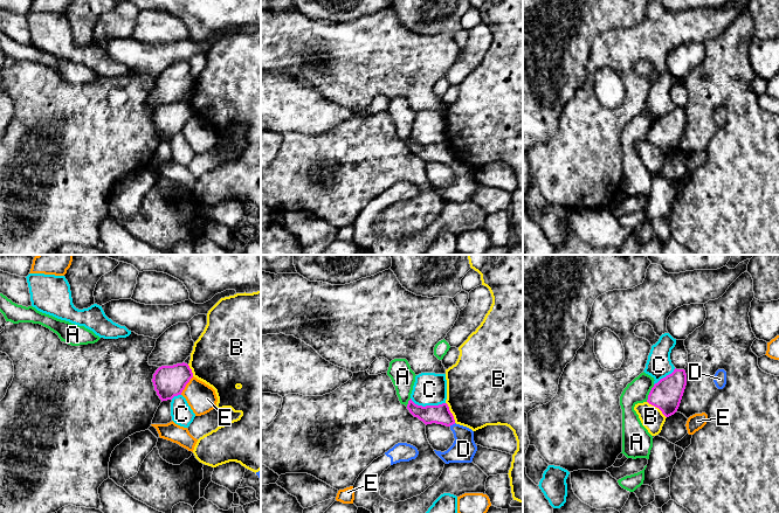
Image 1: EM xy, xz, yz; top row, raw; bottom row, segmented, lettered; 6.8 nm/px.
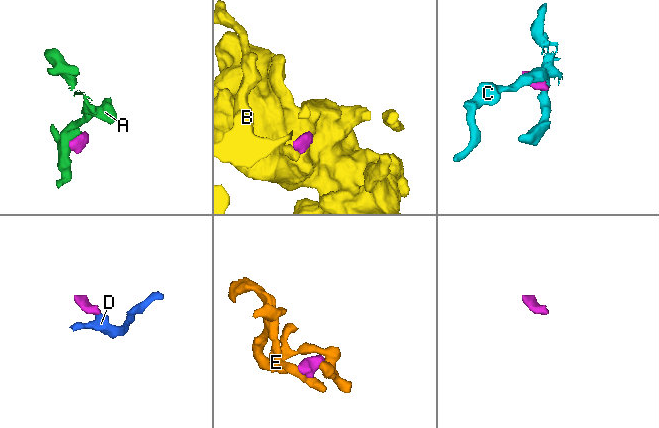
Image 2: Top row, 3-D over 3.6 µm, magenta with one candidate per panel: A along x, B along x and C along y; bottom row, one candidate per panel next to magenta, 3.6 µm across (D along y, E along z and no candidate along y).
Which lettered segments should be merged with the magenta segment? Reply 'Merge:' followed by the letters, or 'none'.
Merge: D

